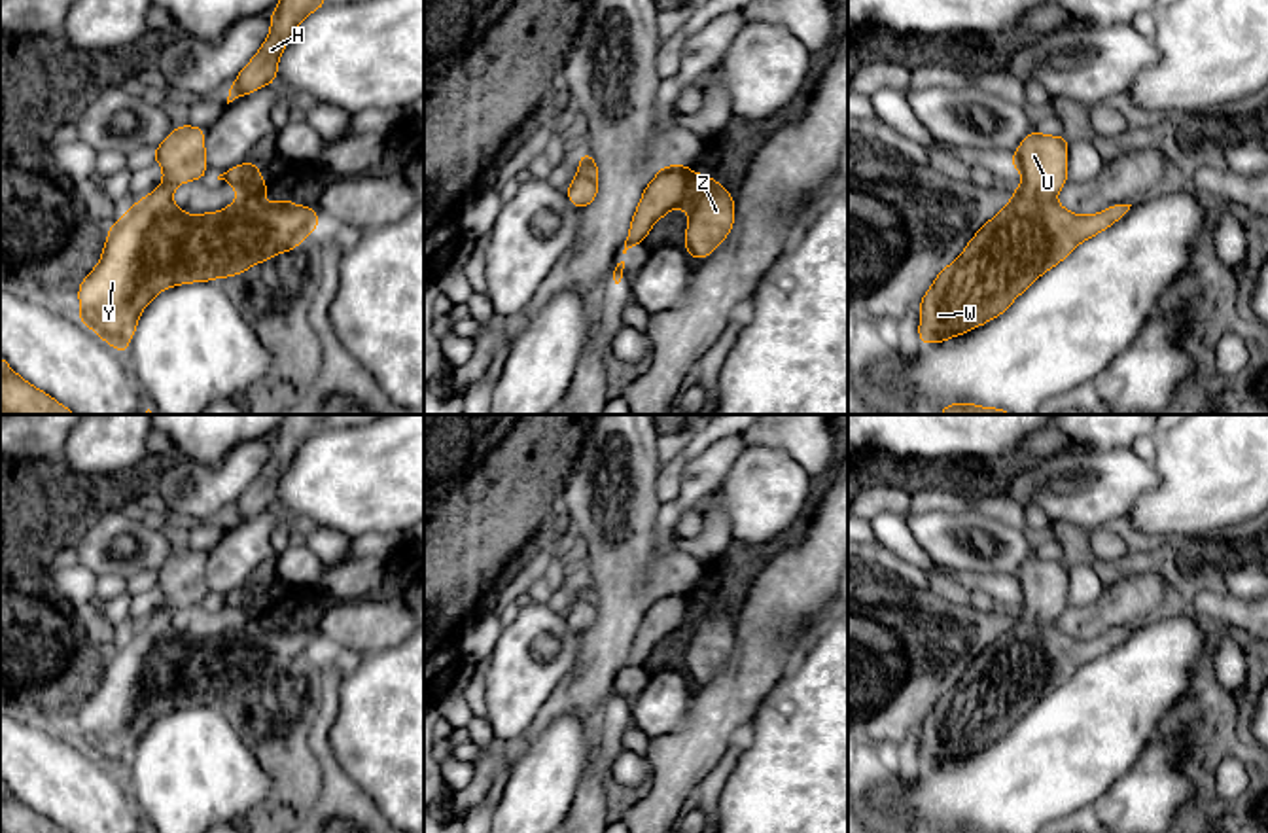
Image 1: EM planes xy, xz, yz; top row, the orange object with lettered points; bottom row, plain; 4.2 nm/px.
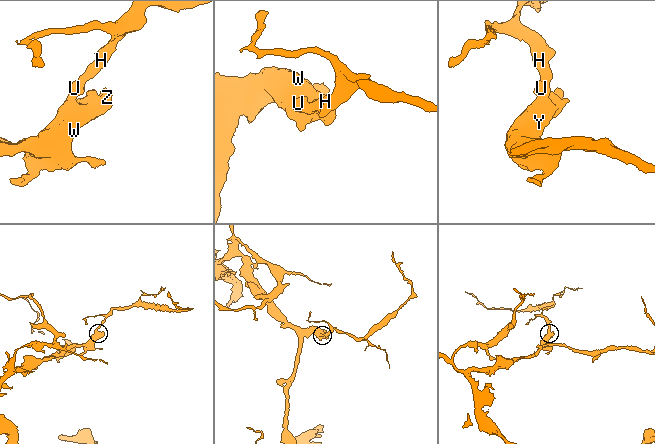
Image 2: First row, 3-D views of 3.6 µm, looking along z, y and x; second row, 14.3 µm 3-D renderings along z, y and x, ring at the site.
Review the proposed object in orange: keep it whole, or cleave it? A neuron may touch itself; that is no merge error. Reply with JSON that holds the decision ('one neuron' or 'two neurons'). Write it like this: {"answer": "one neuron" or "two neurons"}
{"answer": "one neuron"}

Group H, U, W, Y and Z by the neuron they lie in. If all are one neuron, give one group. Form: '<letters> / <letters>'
H U W Y Z

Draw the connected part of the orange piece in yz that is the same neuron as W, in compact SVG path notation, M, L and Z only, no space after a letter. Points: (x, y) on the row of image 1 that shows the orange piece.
M1033 129L1020 142L1014 155L1007 161L1022 172L1022 184L1014 187L1013 199L977 231L963 254L937 275L920 301L918 335L922 345L942 343L963 335L1003 314L1043 273L1064 261L1083 240L1111 227L1130 210L1132 204L1111 204L1103 212L1083 216L1071 214L1056 201L1056 193L1067 182L1067 138L1069 136L1041 134Z

